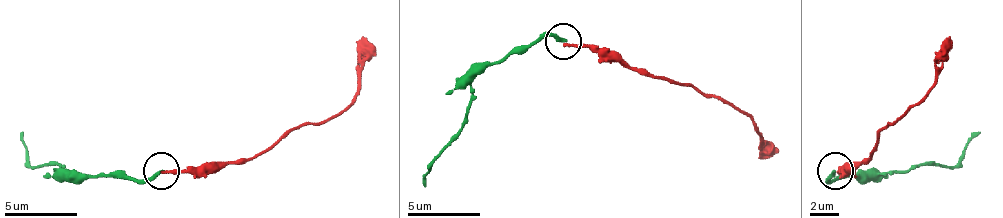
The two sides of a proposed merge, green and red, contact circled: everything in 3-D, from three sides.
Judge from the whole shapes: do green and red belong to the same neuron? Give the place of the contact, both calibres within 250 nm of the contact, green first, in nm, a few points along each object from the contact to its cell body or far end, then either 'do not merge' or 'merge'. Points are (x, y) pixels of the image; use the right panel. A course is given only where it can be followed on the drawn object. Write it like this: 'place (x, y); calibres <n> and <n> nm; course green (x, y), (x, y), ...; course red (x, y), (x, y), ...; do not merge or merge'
place (835, 170); calibres 280 and 190 nm; course green (834, 171), (830, 179), (874, 175), (925, 164), (950, 168), (979, 131); course red (838, 171), (852, 171), (870, 157), (888, 124), (928, 91), (936, 59), (950, 37); do not merge

